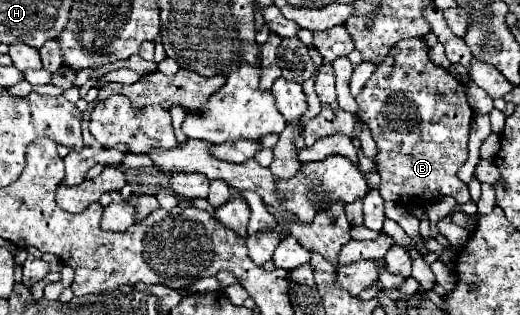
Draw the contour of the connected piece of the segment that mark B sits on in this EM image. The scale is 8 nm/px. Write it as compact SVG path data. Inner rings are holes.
M406 39L404 43L396 43L388 53L388 59L384 59L384 63L380 63L372 73L356 101L358 117L370 127L378 147L376 167L382 177L380 195L384 201L406 207L426 207L442 195L450 195L458 203L470 201L468 185L460 181L458 169L468 159L468 131L474 111L466 99L466 85L428 59L428 45L424 39Z

